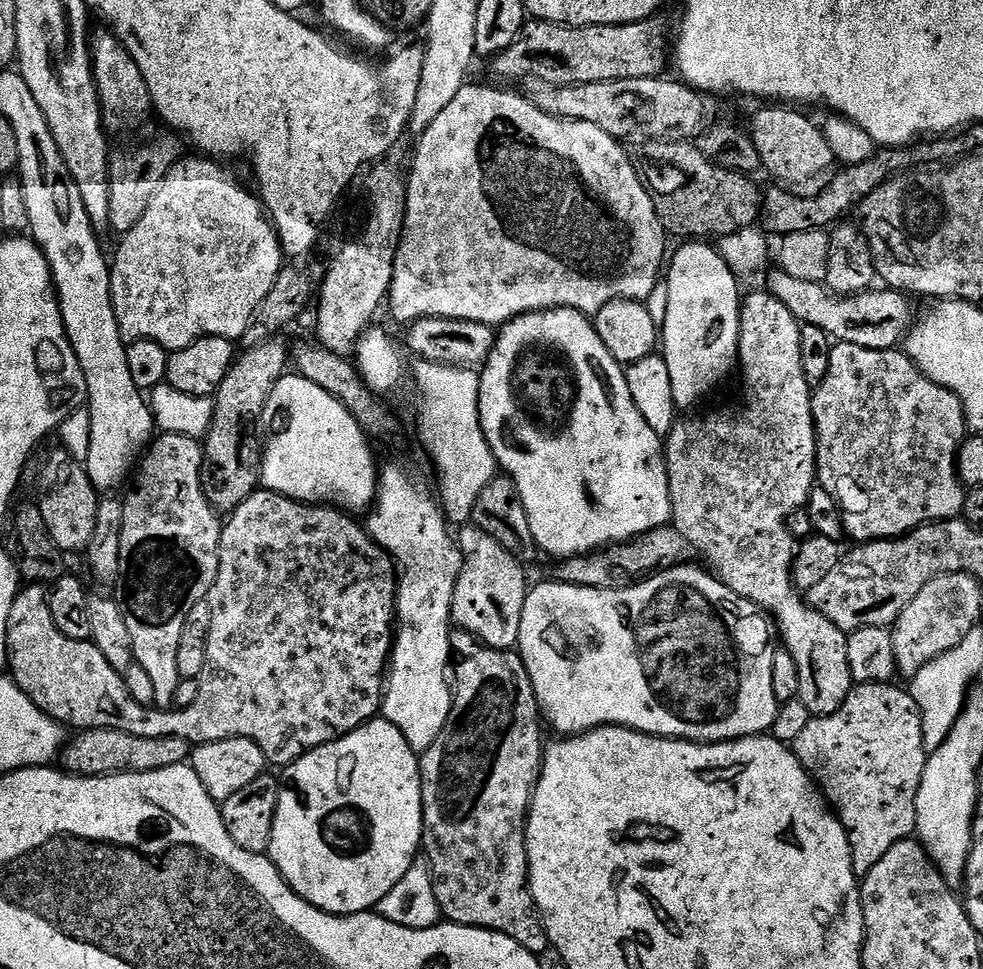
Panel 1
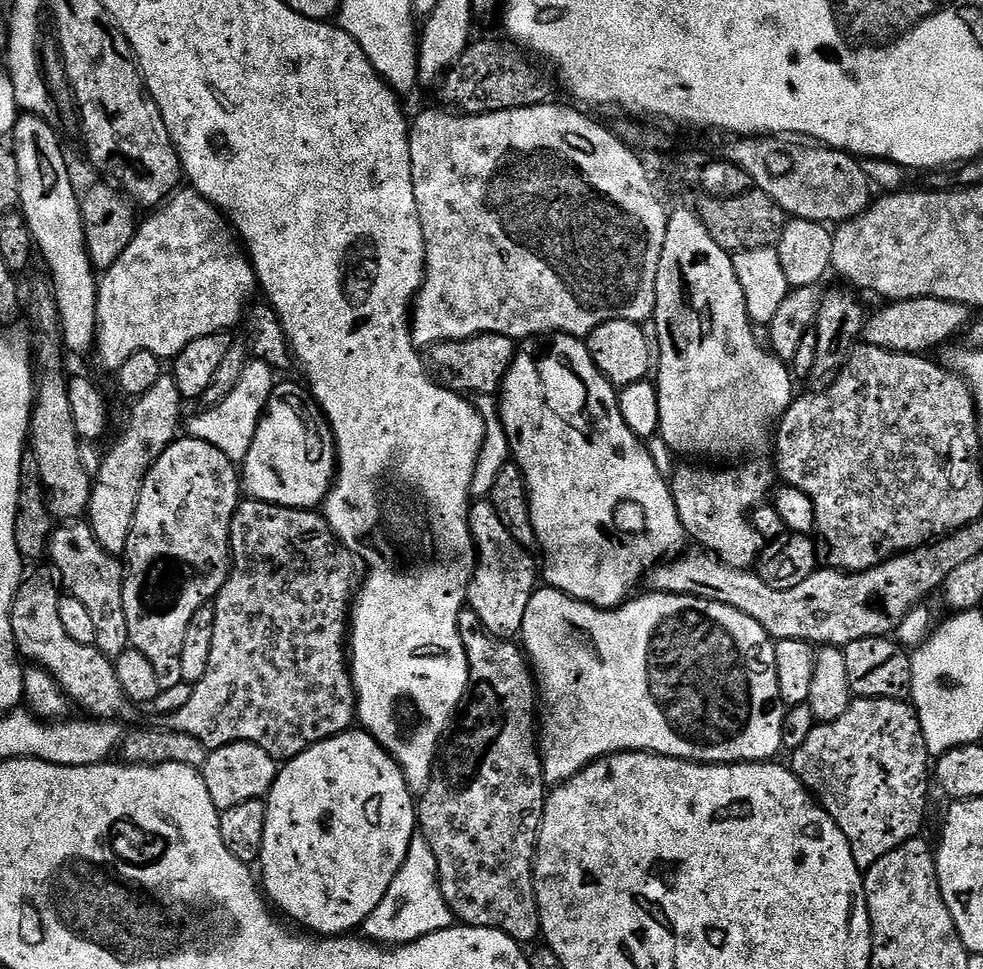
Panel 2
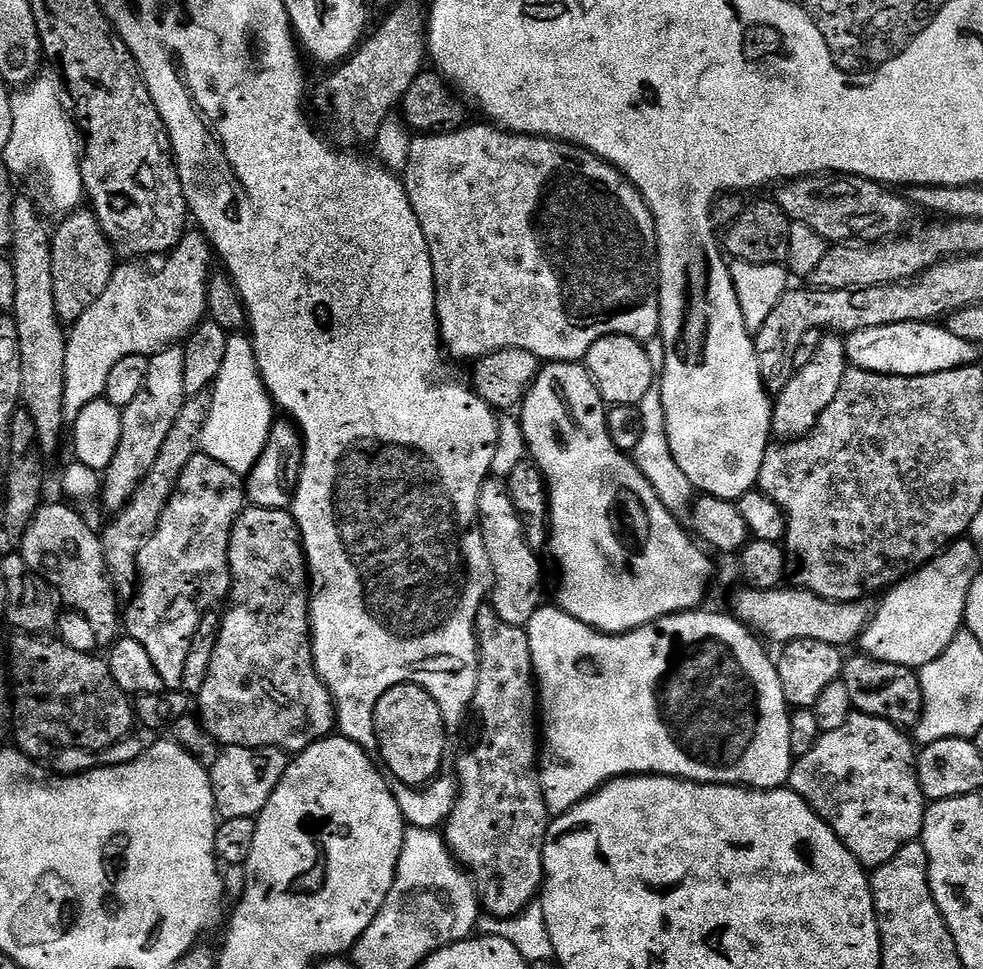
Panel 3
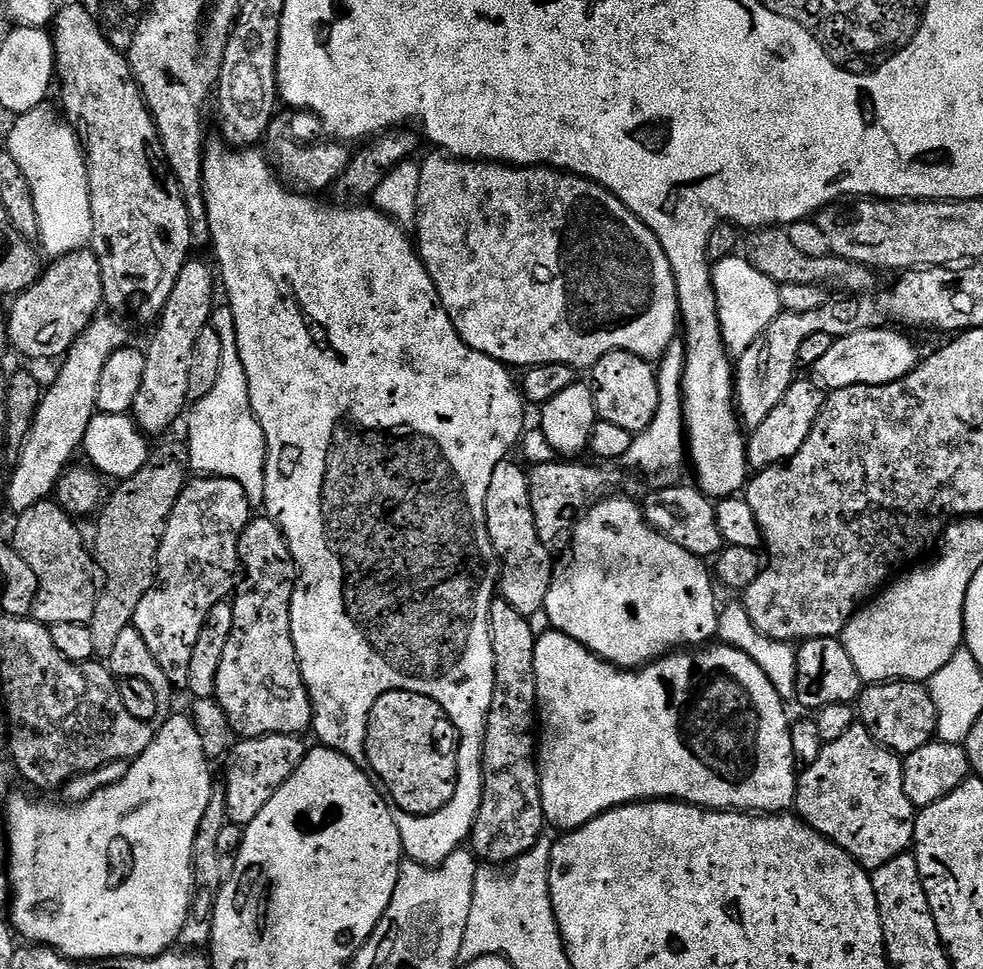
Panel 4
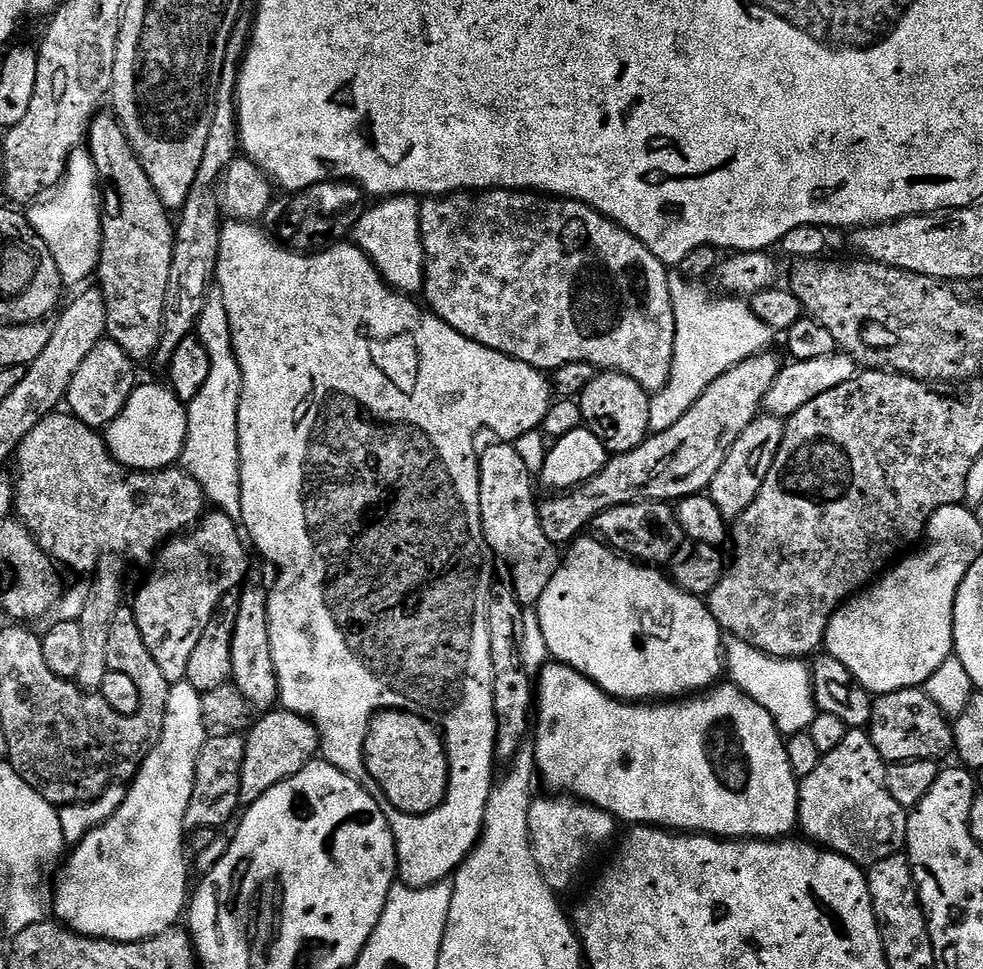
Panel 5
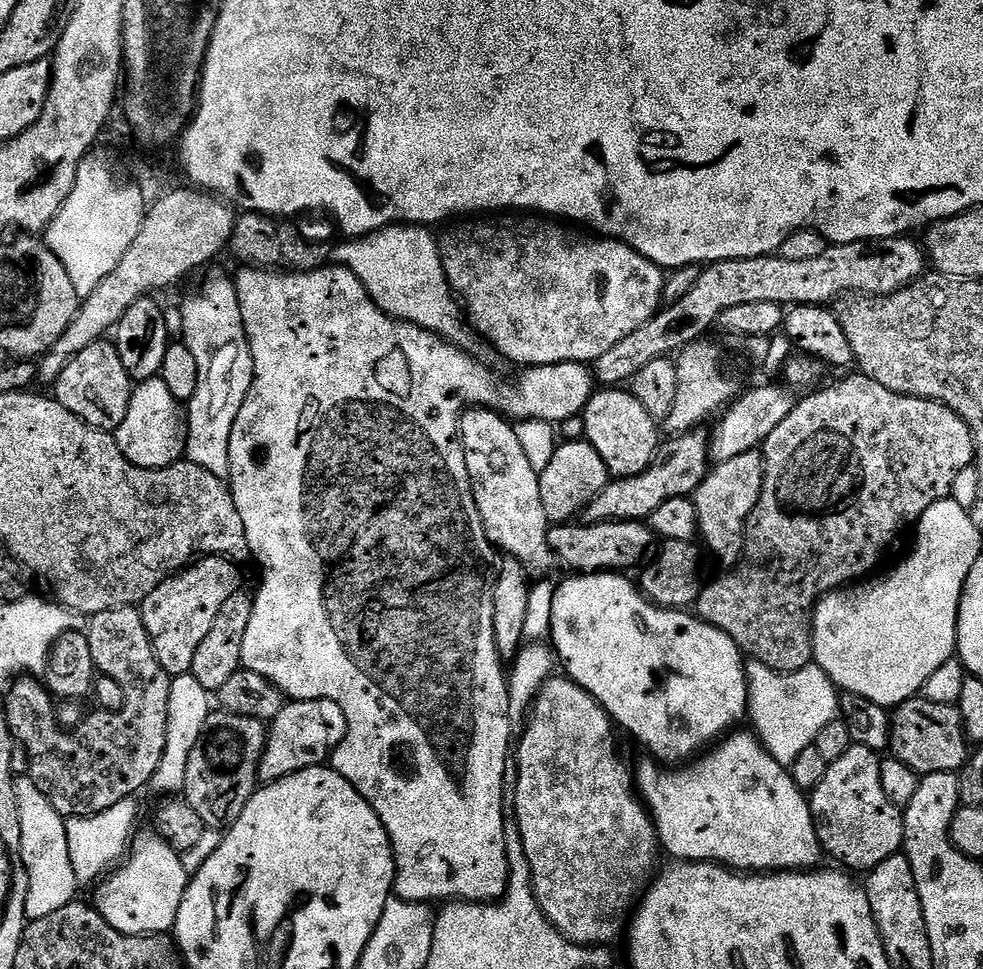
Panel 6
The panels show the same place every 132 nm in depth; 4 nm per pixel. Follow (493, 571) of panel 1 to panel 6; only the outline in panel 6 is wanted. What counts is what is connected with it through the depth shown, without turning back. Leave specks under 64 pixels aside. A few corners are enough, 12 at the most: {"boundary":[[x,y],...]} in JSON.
{"boundary":[[499,411],[458,439],[485,541],[551,577],[540,474]]}

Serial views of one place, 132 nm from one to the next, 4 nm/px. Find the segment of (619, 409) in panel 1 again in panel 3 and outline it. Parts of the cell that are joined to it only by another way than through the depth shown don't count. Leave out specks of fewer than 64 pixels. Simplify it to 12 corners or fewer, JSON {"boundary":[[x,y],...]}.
{"boundary":[[580,362],[518,409],[544,475],[555,603],[600,632],[701,607],[656,556],[661,501]]}

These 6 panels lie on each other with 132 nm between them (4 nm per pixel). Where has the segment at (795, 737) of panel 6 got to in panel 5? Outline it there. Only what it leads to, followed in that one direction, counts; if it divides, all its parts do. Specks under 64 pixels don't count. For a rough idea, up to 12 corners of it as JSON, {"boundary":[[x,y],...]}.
{"boundary":[[725,643],[731,683],[783,735],[807,731],[818,709],[811,667]]}

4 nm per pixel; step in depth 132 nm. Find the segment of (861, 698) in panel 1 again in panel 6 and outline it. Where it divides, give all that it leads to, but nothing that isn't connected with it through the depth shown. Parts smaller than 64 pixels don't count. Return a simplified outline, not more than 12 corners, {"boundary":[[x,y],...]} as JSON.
{"boundary":[[853,744],[811,789],[820,847],[871,872],[904,846],[881,757]]}

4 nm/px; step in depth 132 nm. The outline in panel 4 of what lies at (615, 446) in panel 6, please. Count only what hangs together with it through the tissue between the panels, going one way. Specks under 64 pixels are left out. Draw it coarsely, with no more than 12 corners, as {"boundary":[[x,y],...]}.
{"boundary":[[629,352],[590,369],[597,417],[637,434],[658,409],[657,369]]}

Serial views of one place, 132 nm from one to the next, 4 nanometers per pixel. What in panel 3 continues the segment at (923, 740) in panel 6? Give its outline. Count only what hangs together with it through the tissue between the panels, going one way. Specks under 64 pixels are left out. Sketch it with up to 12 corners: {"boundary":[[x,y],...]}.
{"boundary":[[849,655],[842,683],[857,712],[915,729],[913,669]]}

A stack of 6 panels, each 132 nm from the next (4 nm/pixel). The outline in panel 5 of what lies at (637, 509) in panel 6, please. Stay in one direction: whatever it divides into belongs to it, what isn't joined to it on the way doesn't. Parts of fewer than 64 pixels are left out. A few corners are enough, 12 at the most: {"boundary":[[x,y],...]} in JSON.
{"boundary":[[782,360],[714,378],[661,433],[539,501],[571,545],[596,516],[699,496],[761,415]]}

